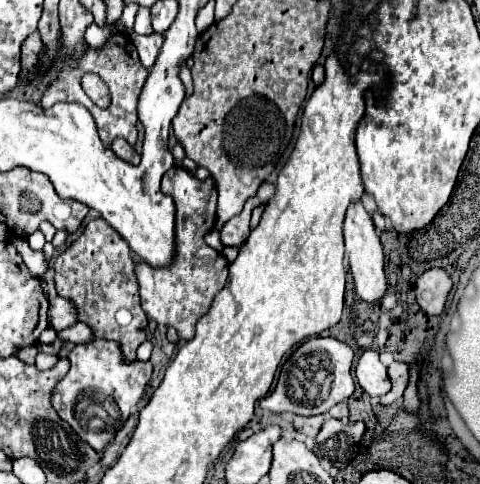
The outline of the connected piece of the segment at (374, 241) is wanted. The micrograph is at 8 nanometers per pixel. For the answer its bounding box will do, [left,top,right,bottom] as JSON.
[345,202,387,306]

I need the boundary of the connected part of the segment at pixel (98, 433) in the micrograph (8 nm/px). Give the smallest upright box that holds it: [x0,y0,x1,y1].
[53,338,153,452]

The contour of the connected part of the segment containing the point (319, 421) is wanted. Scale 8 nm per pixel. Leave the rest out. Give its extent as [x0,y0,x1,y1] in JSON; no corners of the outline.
[293,416,325,438]

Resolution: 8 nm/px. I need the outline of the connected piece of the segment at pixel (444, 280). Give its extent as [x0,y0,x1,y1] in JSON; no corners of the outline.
[415,268,453,314]

